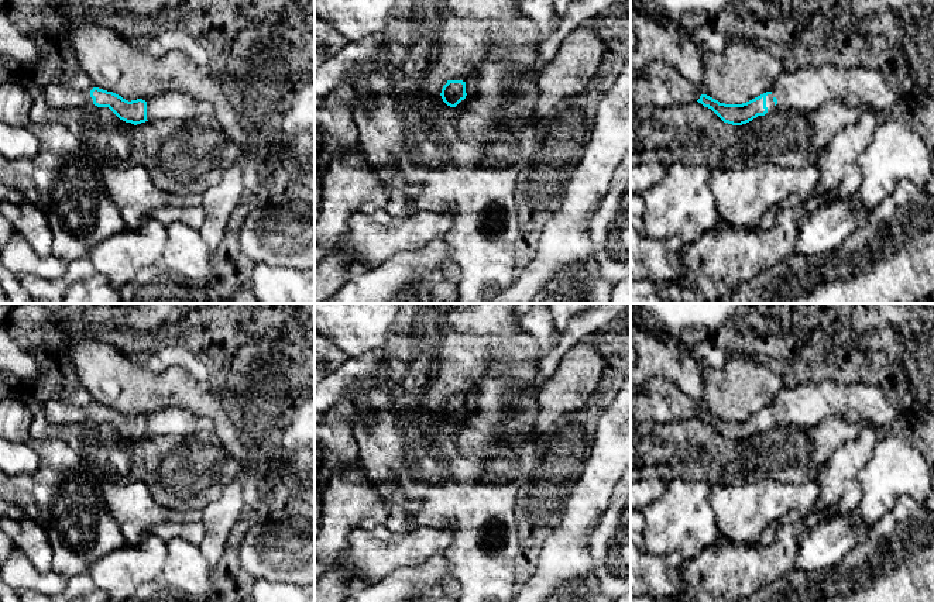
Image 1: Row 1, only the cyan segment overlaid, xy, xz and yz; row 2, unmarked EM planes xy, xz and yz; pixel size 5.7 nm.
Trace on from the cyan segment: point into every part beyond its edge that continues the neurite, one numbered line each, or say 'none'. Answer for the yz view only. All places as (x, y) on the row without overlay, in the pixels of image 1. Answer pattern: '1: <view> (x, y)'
1: yz (778, 409)

